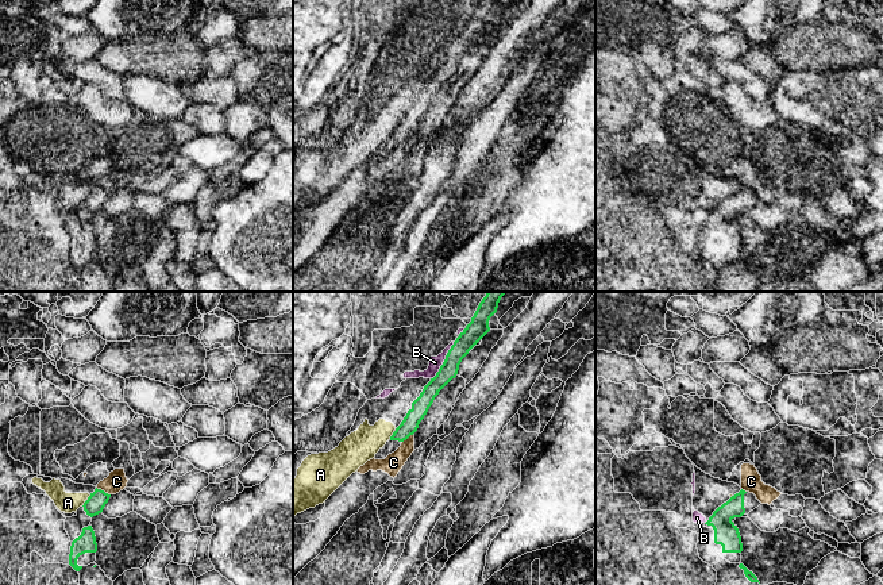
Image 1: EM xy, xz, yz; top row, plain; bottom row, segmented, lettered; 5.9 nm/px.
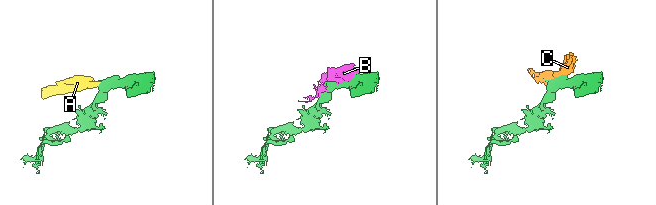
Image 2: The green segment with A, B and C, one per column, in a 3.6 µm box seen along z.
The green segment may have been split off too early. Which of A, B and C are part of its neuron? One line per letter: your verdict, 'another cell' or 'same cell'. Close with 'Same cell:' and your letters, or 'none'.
A: another cell
B: another cell
C: another cell
Same cell: none

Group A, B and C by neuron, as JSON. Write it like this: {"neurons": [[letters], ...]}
{"neurons": [["A", "B"], ["C"]]}

